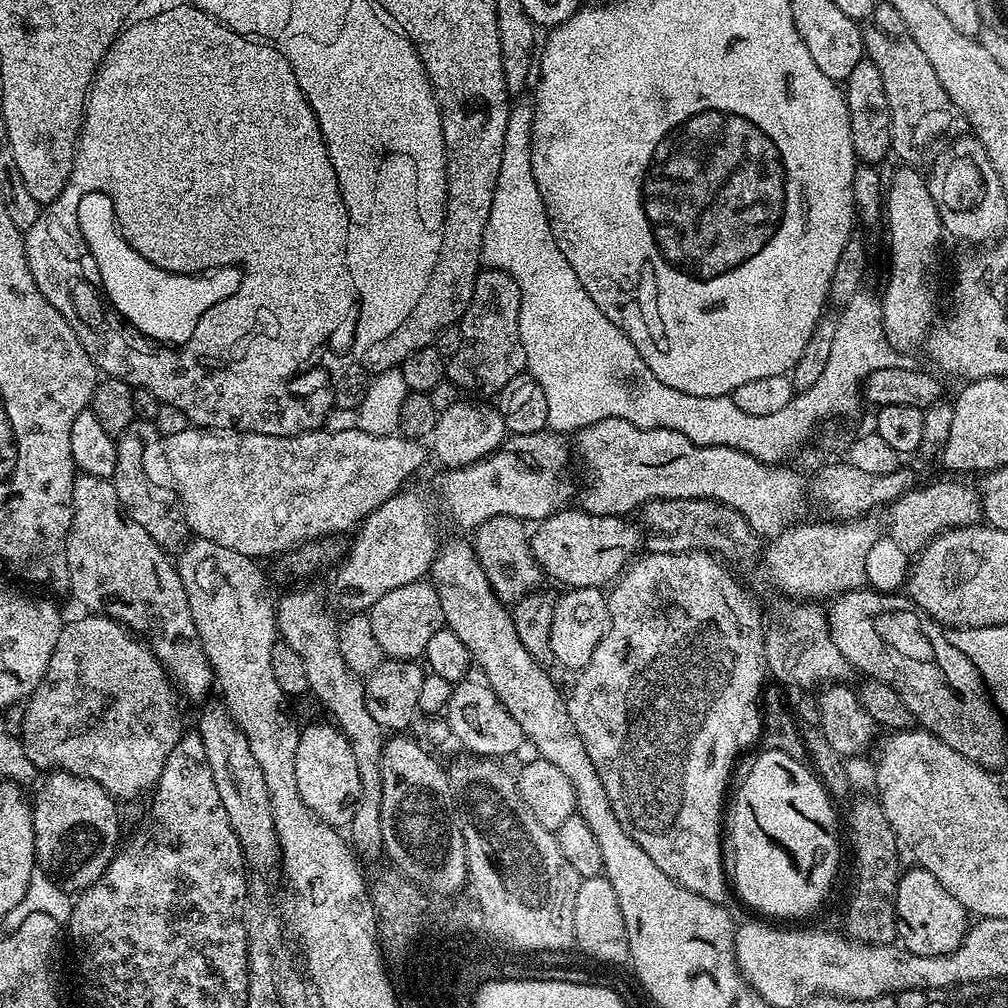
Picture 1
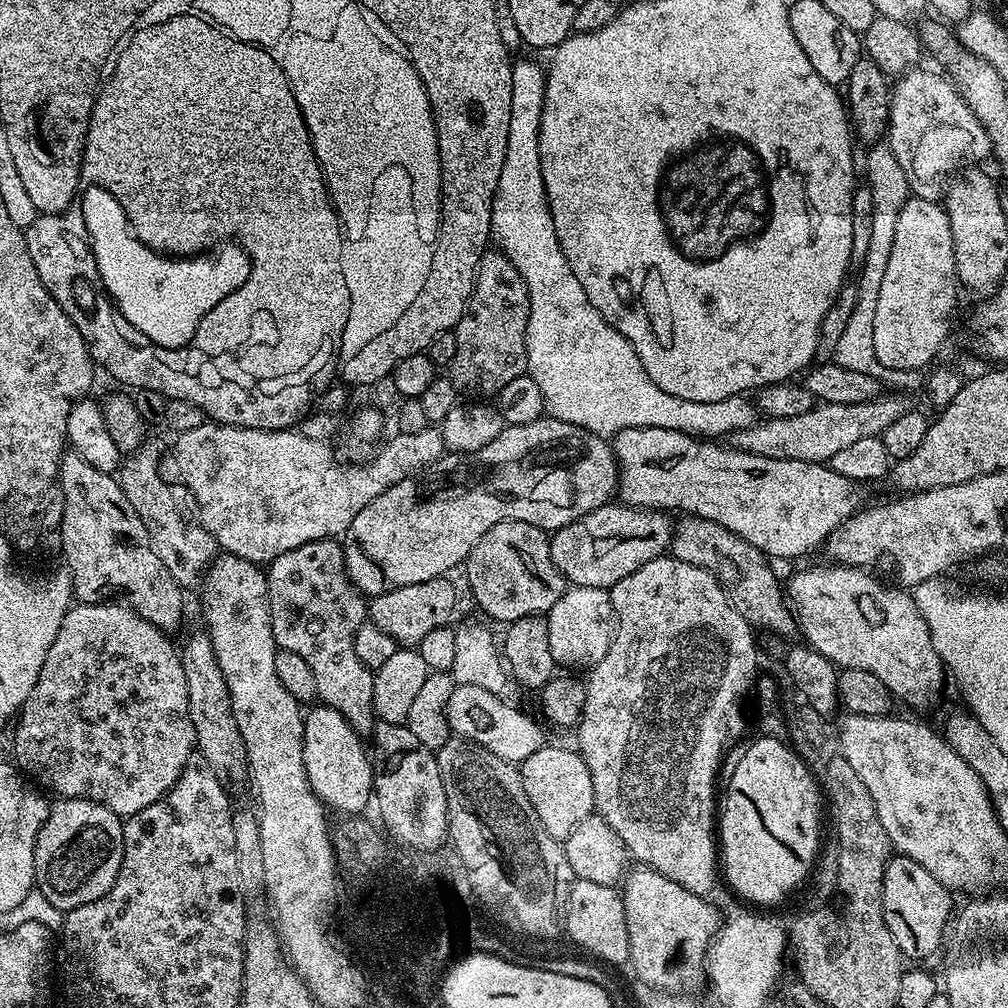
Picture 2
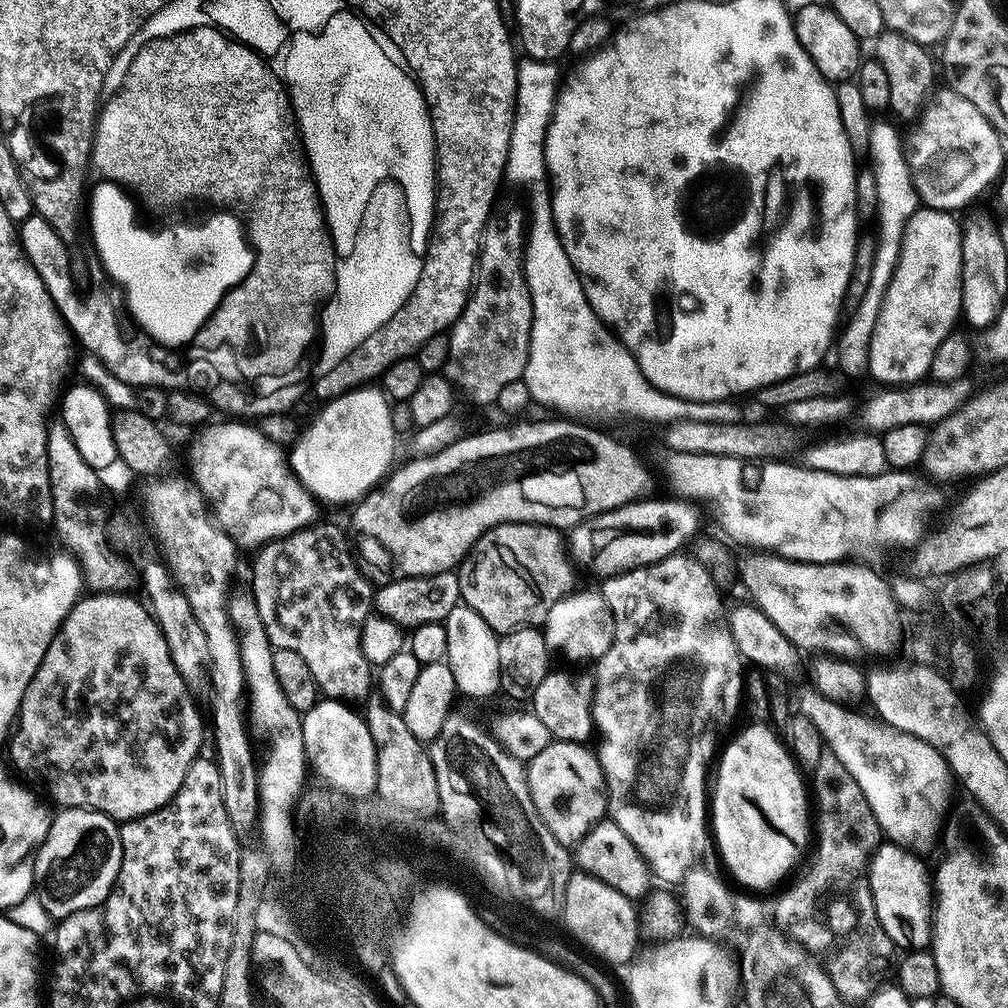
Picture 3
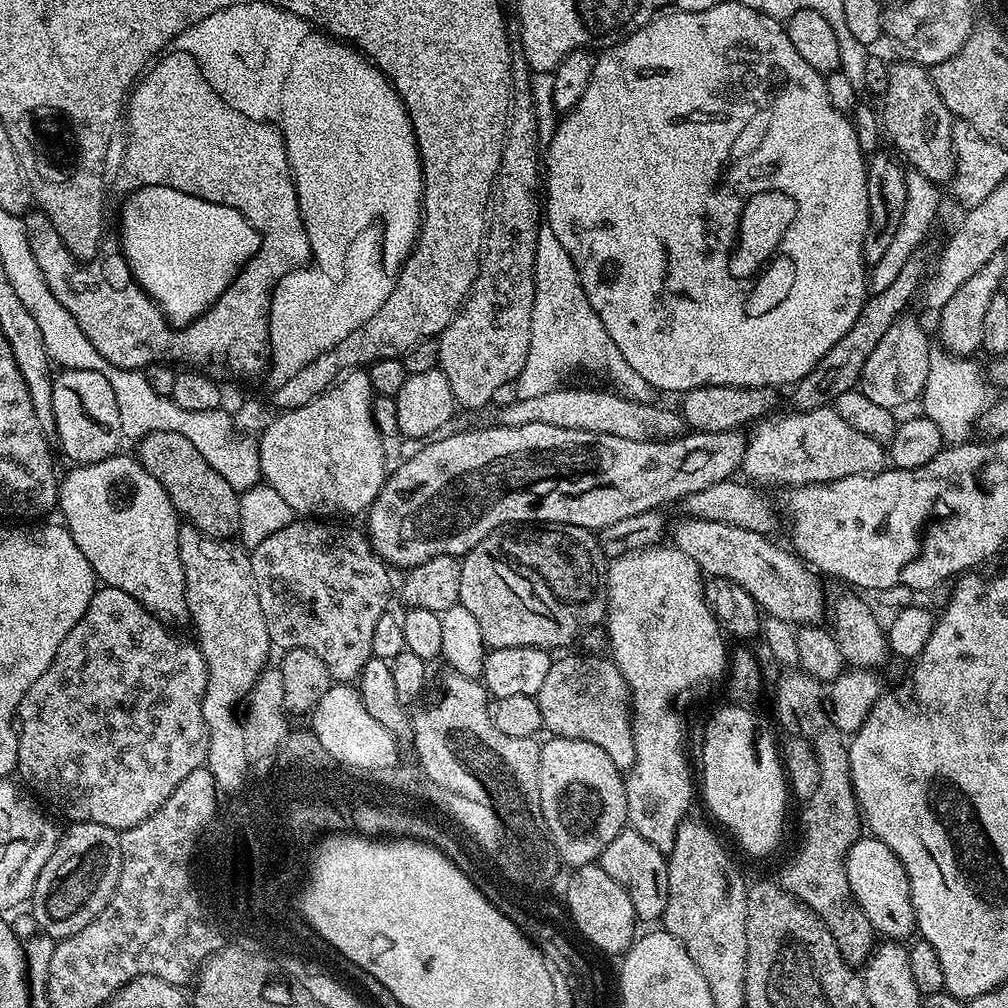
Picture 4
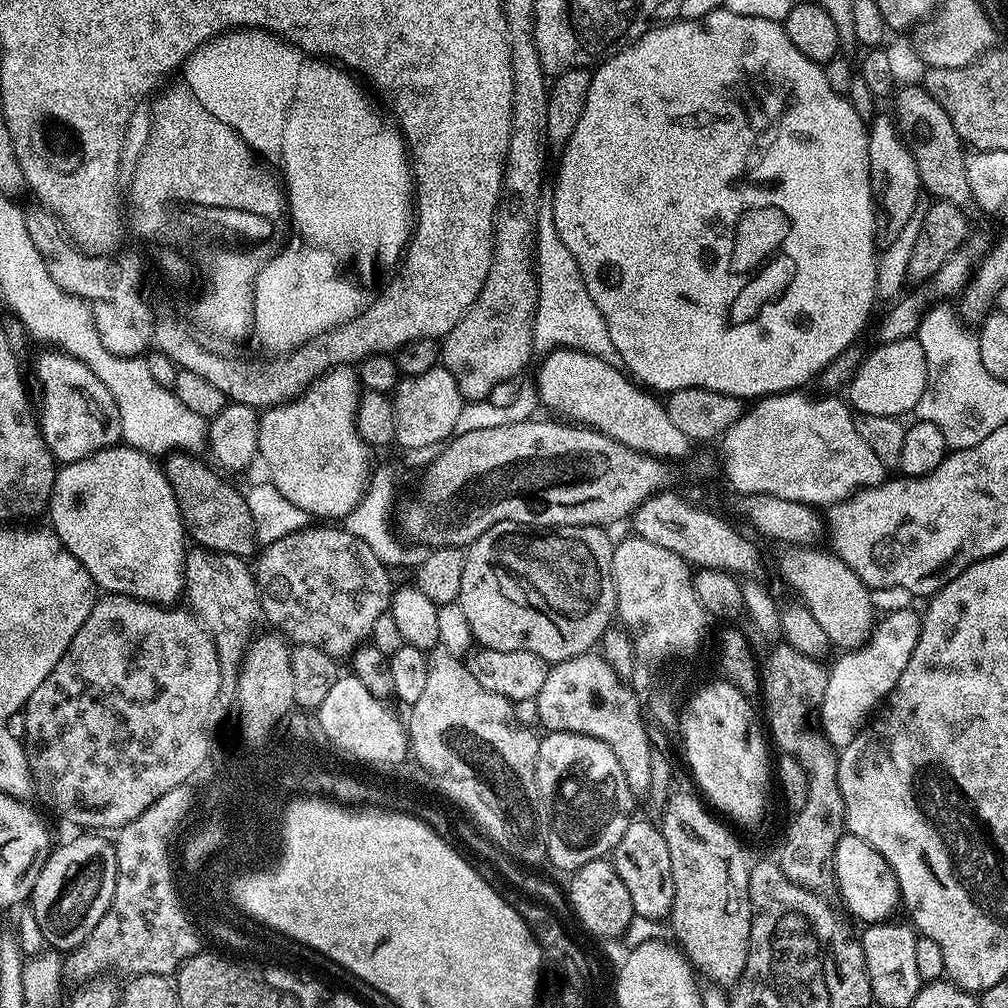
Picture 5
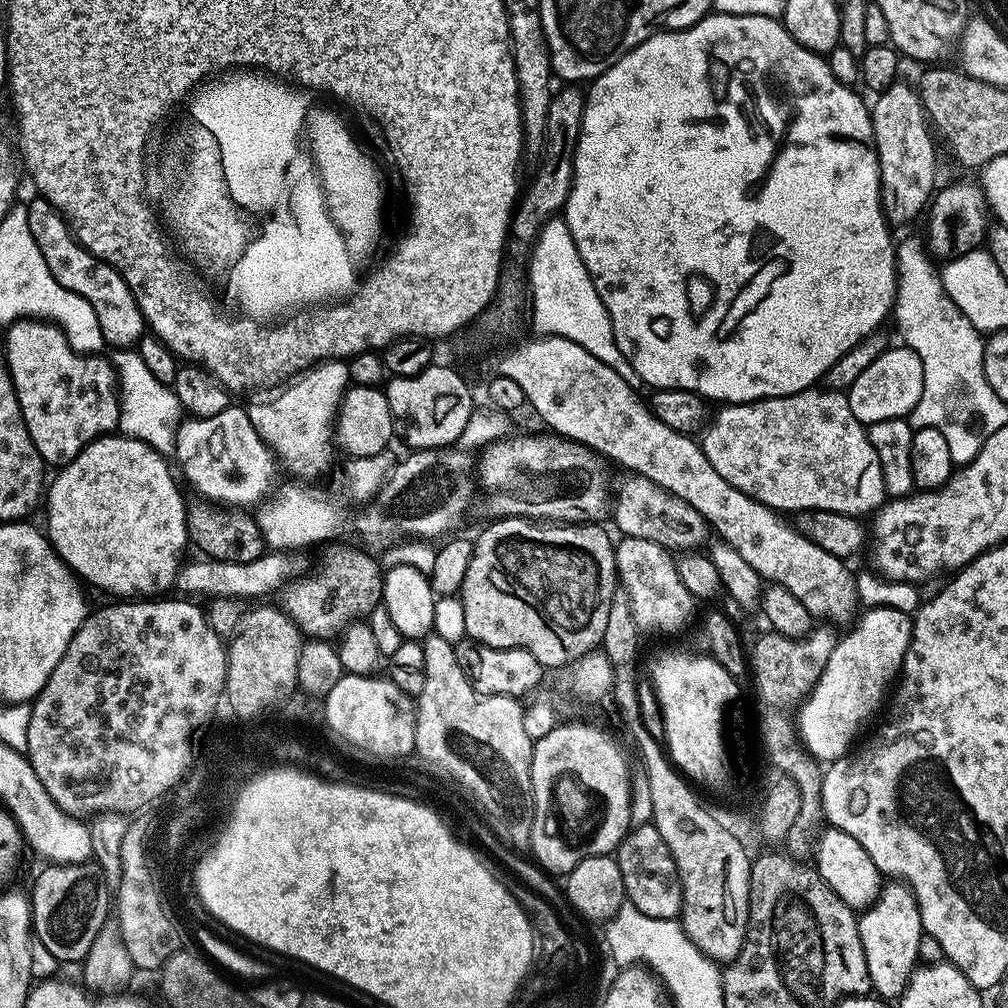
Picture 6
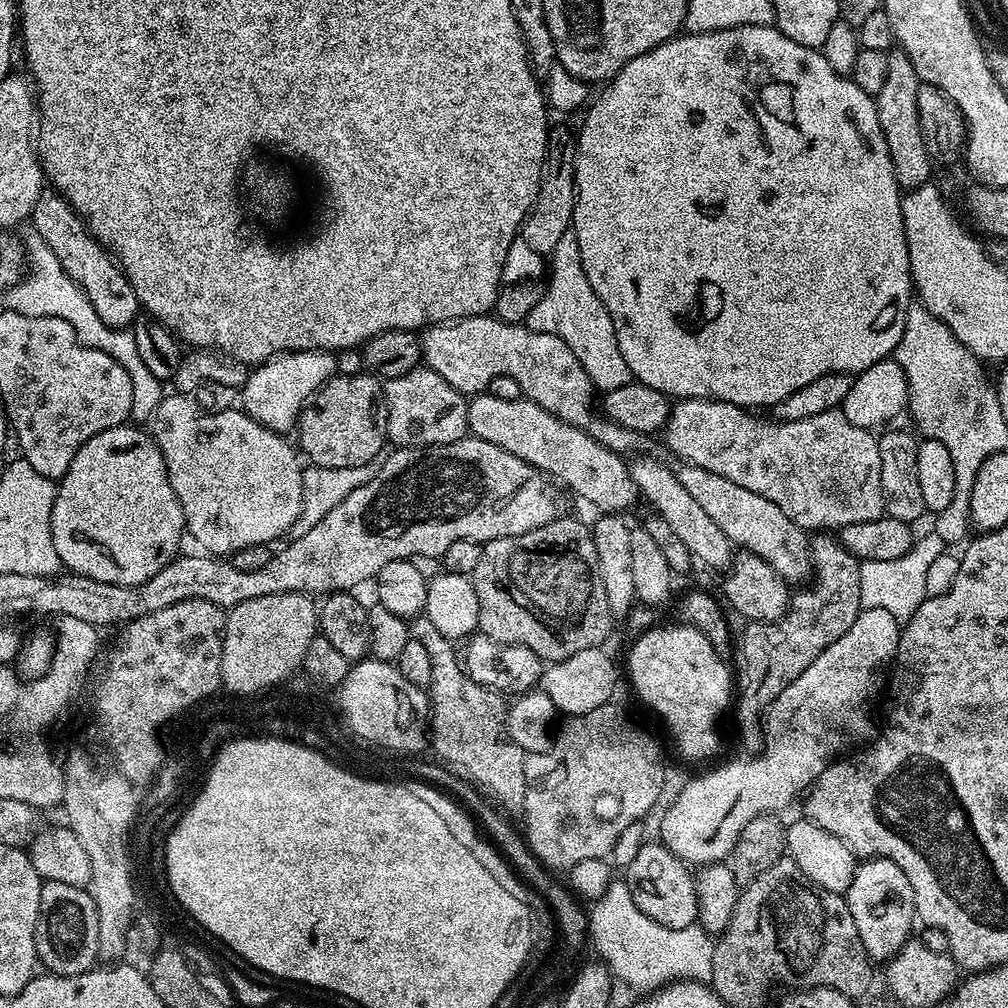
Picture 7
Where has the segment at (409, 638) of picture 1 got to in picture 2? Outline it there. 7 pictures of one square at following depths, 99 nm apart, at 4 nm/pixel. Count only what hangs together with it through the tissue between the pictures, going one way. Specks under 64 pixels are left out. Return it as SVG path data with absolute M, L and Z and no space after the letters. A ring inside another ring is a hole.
M441 578L430 582L414 582L410 586L390 589L389 592L371 597L366 608L367 615L370 617L371 623L376 624L386 634L390 634L390 638L394 638L397 645L416 648L422 642L422 638L426 638L426 634L430 634L430 630L438 630L449 623L448 619L451 618L452 611L456 608L456 592L452 589L450 581L451 579Z

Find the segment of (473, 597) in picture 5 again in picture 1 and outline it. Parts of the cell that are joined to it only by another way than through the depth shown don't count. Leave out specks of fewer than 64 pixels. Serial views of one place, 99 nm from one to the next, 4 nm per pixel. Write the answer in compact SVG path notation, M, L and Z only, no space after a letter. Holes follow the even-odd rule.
M495 516L482 522L474 530L474 547L476 561L482 566L486 578L492 587L492 593L505 602L515 602L522 597L535 593L540 580L545 579L545 574L540 569L540 563L532 553L530 532L525 521L517 516Z

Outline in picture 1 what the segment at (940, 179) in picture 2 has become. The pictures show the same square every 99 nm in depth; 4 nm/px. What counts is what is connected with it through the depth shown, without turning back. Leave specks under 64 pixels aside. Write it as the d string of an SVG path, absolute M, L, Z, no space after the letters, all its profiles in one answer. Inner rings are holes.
M877 30L865 31L863 37L867 59L880 71L882 86L886 90L892 119L892 152L908 156L918 151L931 136L947 130L947 112L953 111L953 102L938 82L934 66L930 66L926 54L918 50L913 40L888 36Z

